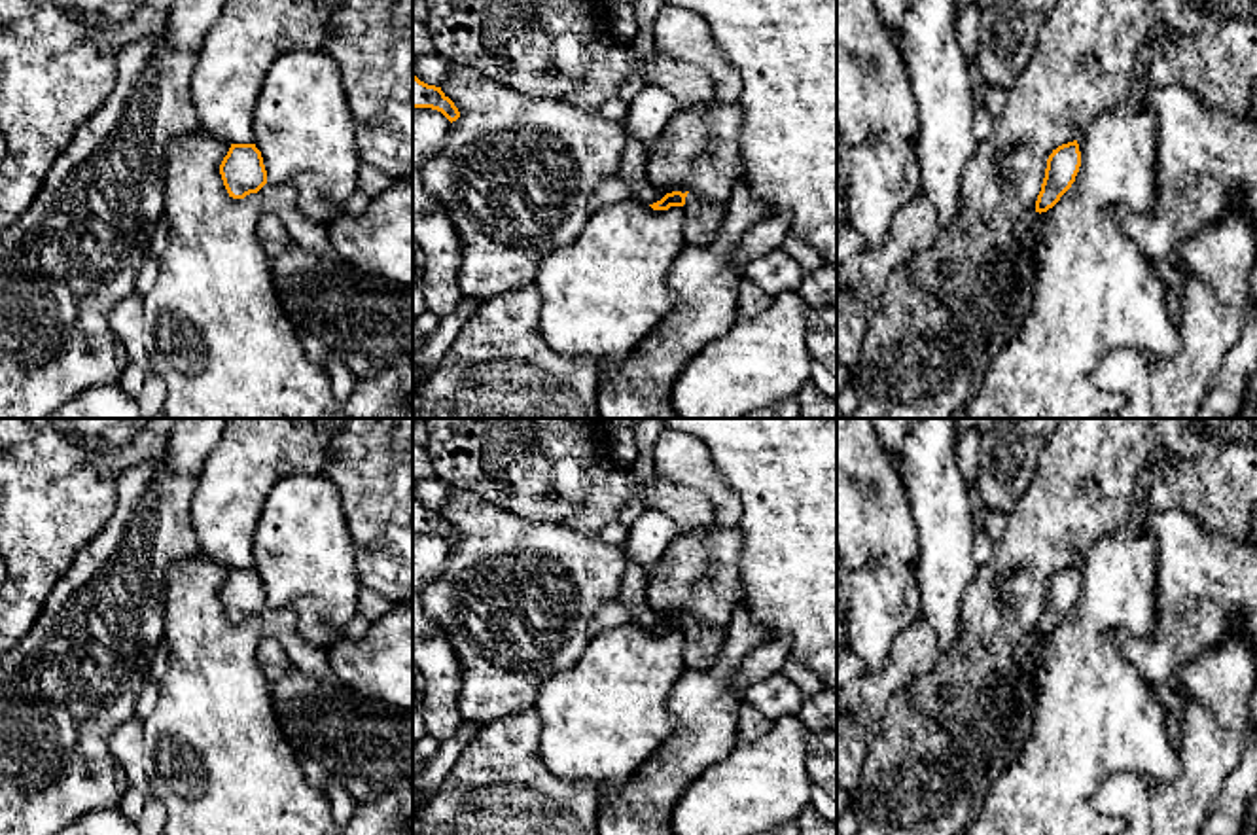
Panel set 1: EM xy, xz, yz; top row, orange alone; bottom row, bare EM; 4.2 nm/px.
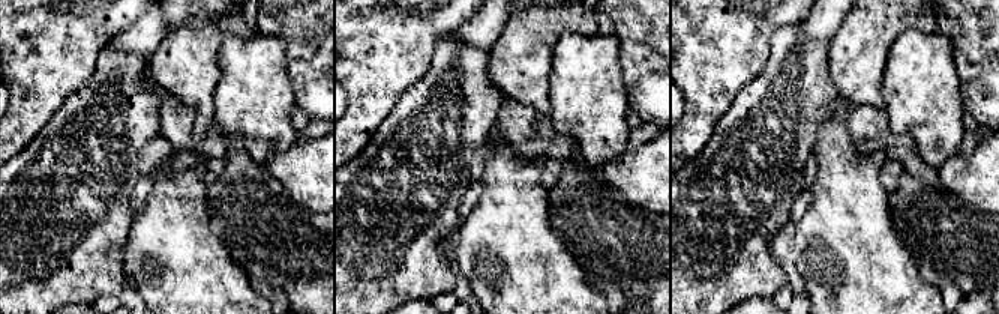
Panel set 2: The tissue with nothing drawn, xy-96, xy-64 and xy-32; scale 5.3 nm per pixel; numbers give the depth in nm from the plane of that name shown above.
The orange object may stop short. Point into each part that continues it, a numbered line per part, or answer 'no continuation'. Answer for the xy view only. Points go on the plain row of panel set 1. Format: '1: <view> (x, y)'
1: xy (281, 623)

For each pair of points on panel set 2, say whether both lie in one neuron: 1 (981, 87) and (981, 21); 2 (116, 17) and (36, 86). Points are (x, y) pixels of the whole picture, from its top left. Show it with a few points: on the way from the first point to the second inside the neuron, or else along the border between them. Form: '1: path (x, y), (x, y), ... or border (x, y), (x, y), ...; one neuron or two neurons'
1: path (981, 71), (981, 38); one neuron
2: path (96, 26), (56, 66); one neuron

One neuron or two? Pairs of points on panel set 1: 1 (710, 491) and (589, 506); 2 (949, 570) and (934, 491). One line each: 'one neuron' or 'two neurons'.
1: two neurons
2: one neuron

